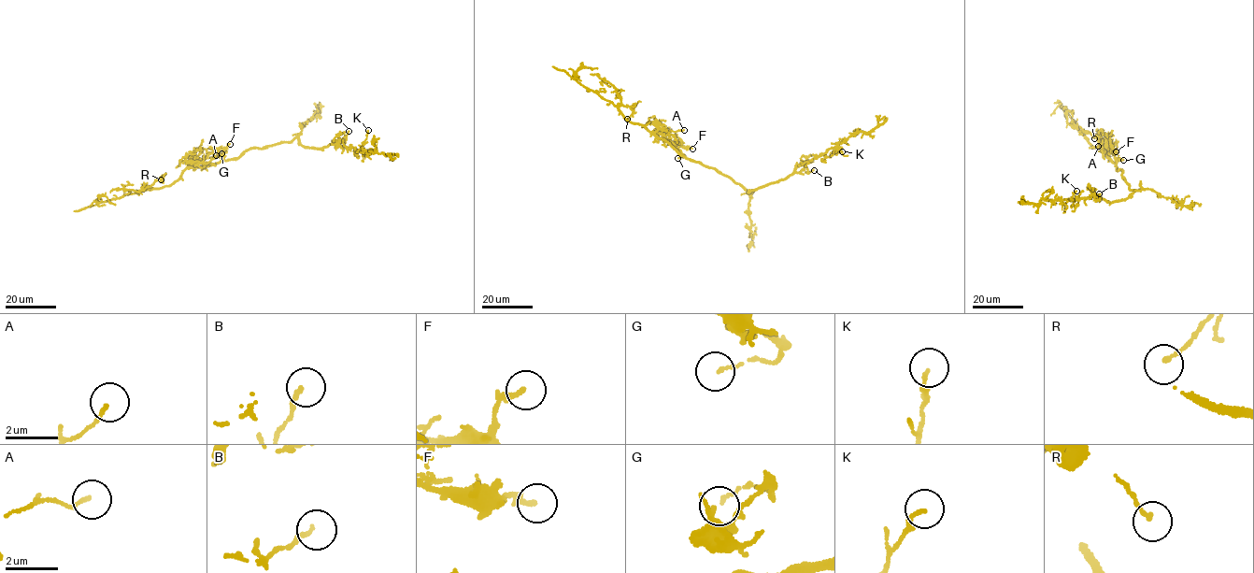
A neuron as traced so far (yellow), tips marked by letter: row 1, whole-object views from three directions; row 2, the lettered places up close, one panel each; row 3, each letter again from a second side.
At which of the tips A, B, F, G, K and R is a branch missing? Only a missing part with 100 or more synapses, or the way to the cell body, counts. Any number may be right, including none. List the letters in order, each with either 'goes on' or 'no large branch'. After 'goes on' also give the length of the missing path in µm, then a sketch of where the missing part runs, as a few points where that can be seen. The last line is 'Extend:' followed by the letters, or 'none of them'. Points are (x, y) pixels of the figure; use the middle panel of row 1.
A: no large branch
B: no large branch
F: no large branch
G: no large branch
K: no large branch
R: no large branch
Extend: none of them

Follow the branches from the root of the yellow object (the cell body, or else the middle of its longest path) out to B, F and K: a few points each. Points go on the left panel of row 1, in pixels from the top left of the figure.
B: (260, 148), (297, 137), (302, 145), (321, 149), (338, 138), (345, 141), (349, 131)
F: (260, 148), (249, 148), (236, 158), (193, 167), (190, 164), (193, 160), (205, 159), (230, 144)
K: (260, 148), (297, 137), (306, 147), (321, 149), (334, 142), (363, 151), (361, 147), (368, 130)

